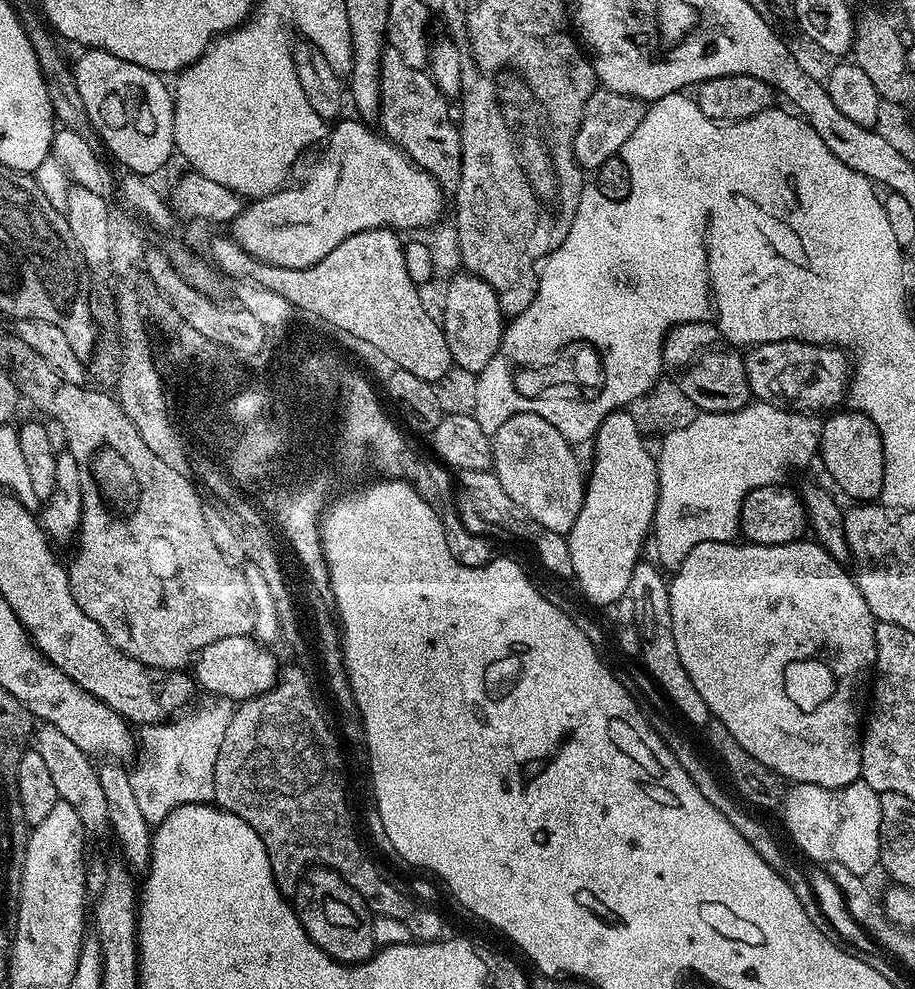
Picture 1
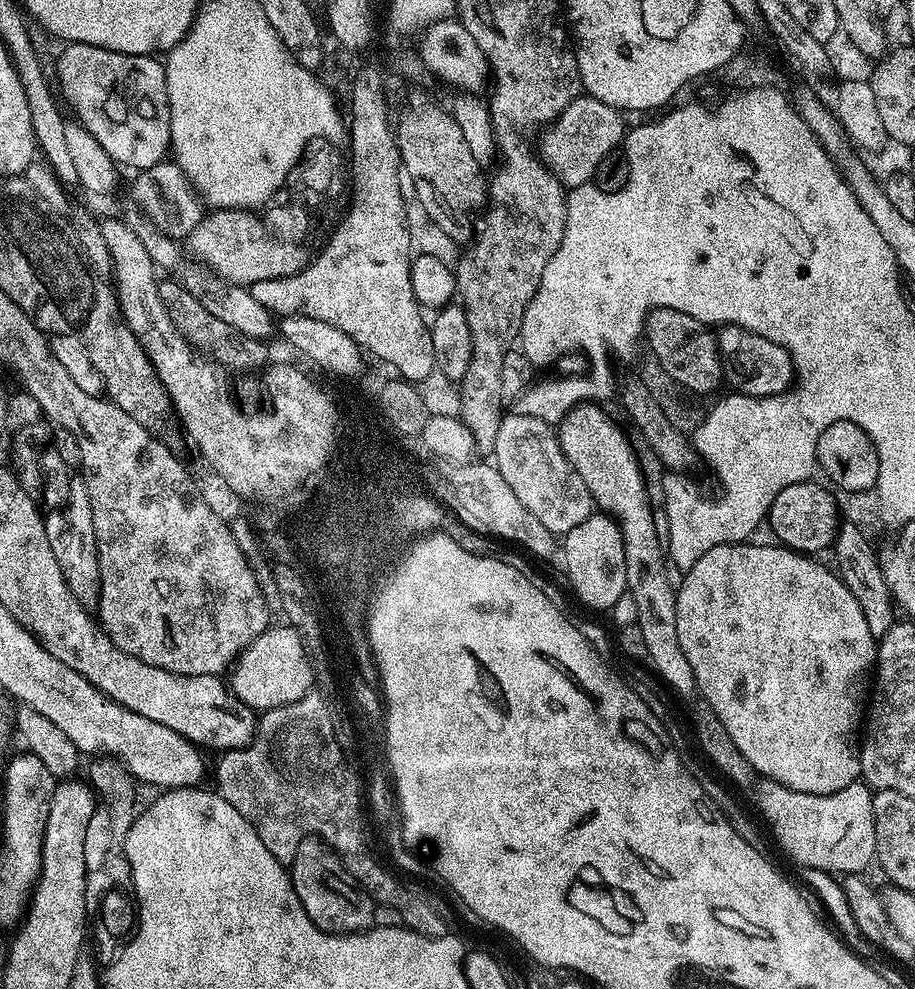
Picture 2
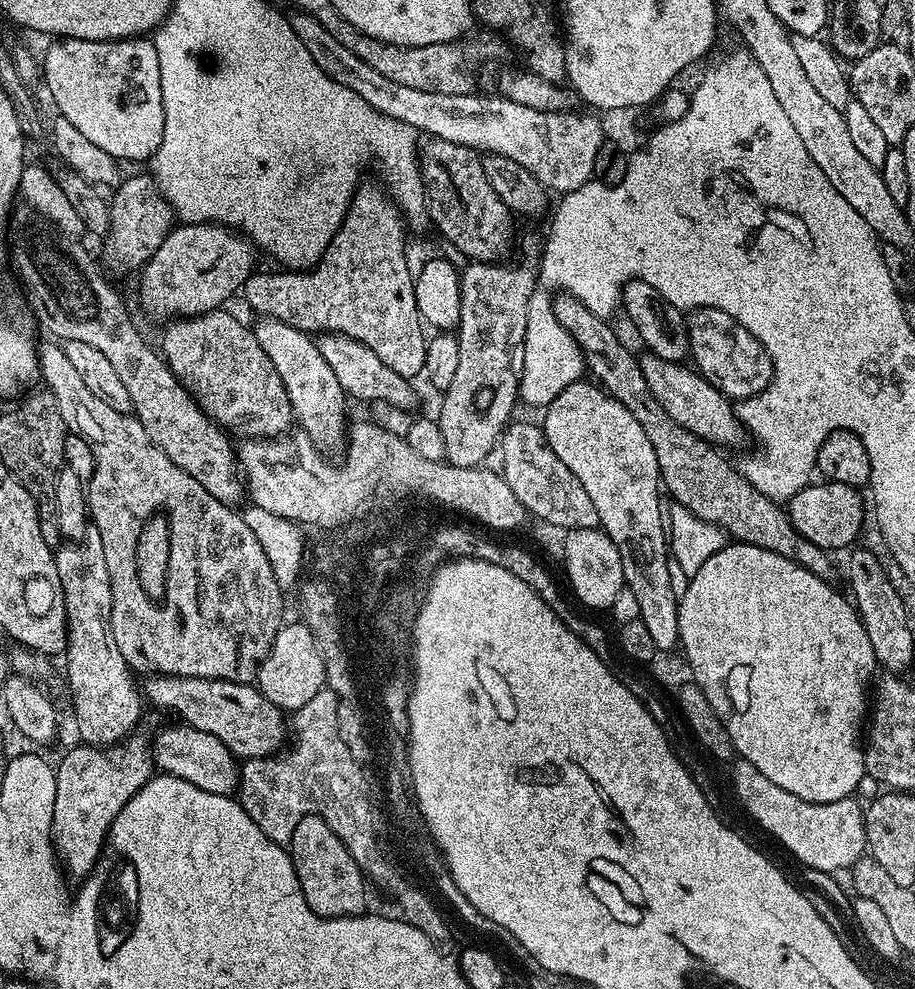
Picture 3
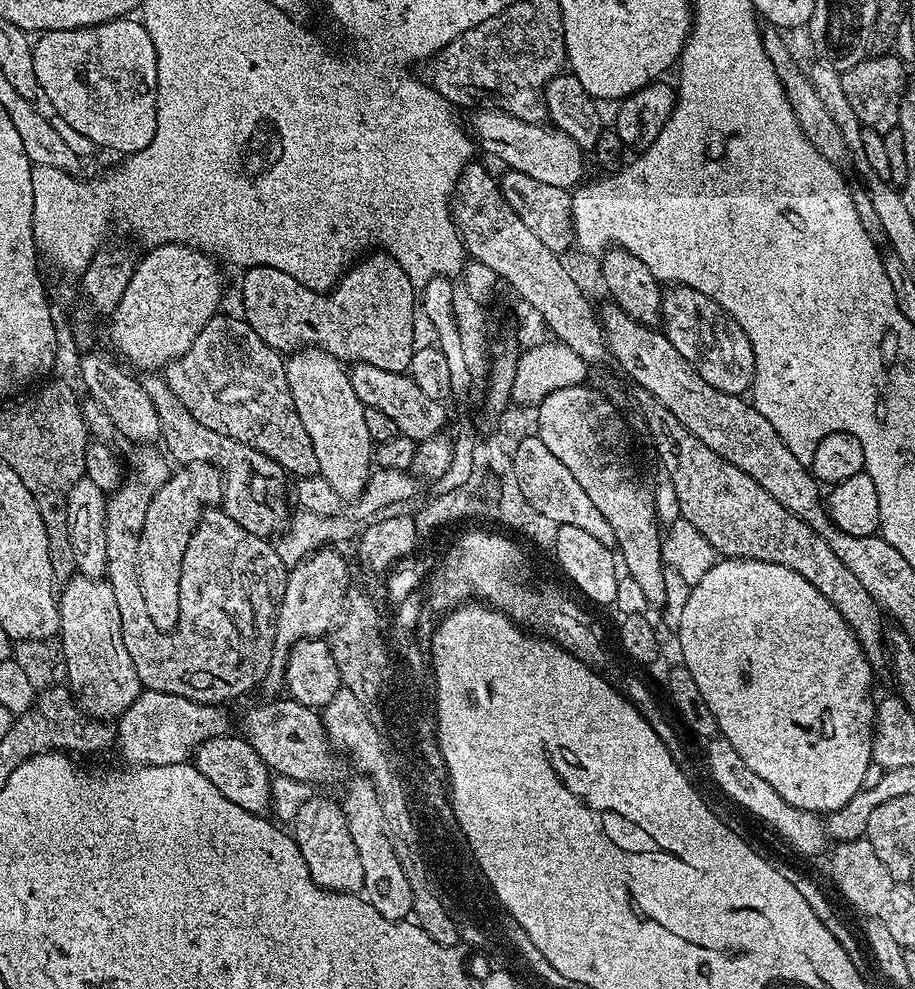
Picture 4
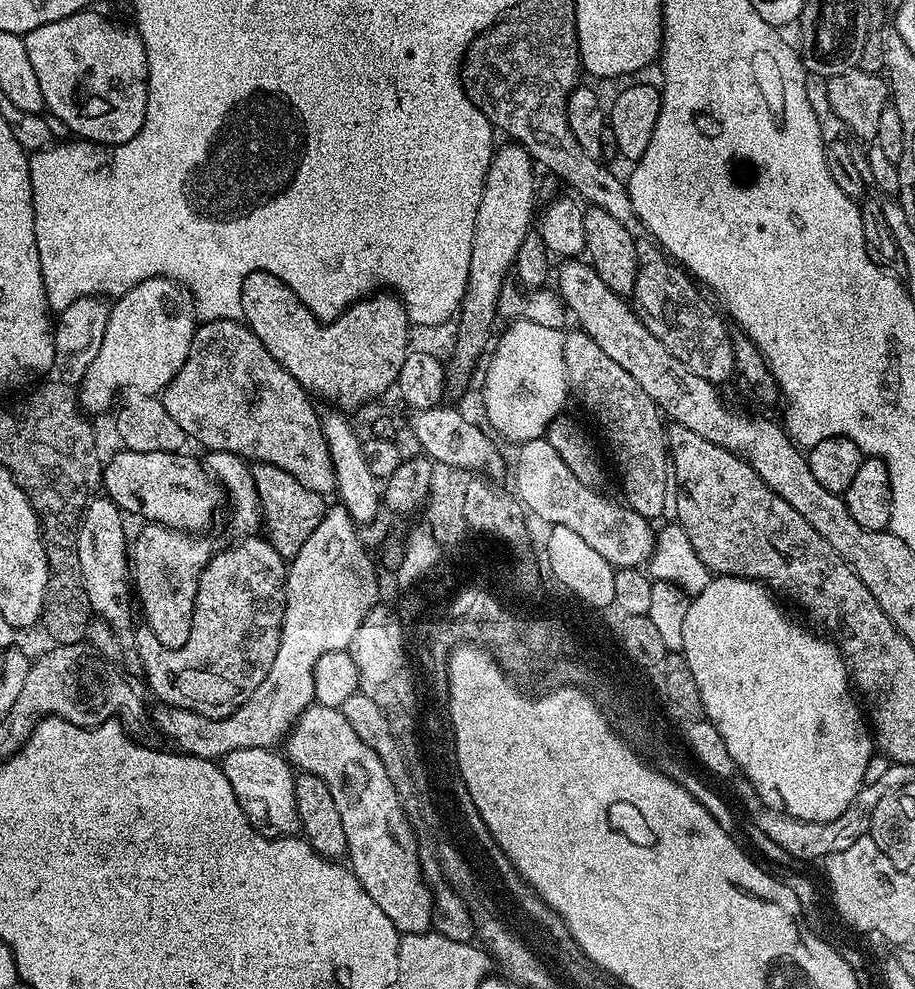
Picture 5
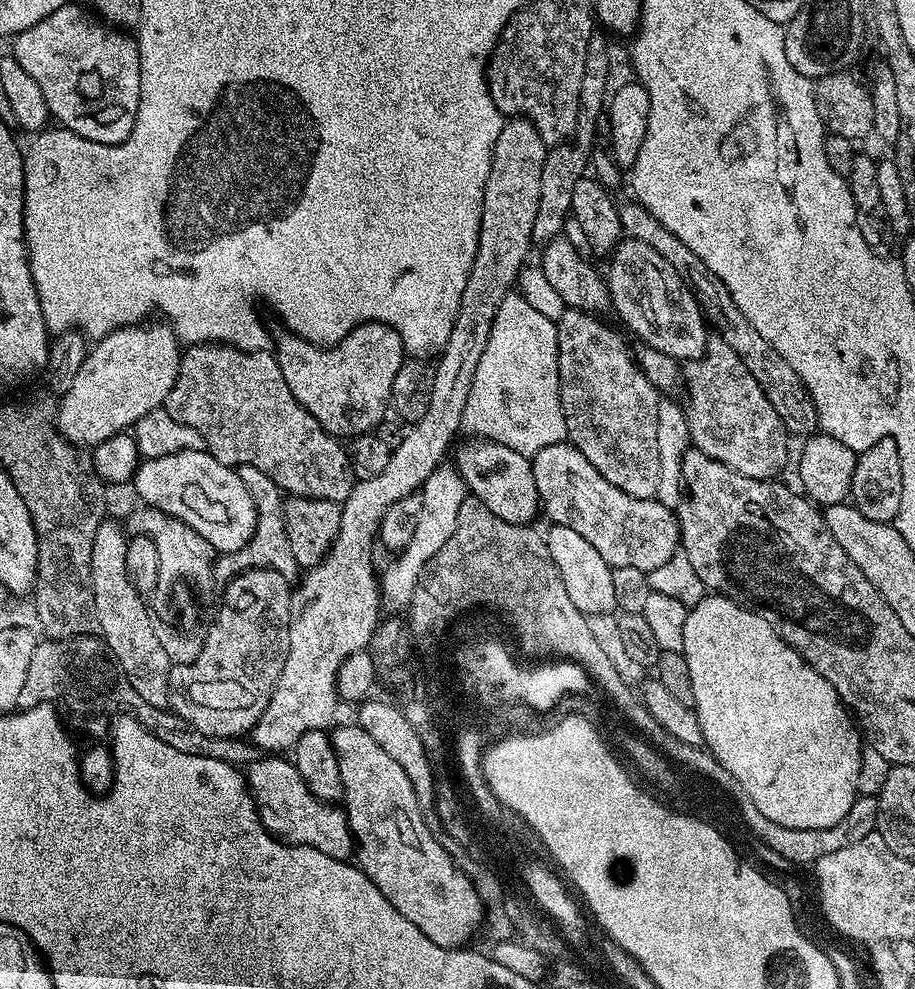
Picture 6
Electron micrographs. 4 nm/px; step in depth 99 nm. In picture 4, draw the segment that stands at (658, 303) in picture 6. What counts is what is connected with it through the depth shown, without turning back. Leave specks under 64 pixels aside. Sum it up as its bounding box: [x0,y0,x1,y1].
[660,284,756,396]

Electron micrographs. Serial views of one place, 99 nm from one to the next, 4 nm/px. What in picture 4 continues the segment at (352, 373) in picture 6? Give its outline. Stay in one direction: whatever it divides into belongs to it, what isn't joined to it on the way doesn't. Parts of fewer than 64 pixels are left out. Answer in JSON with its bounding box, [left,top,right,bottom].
[240,250,418,372]

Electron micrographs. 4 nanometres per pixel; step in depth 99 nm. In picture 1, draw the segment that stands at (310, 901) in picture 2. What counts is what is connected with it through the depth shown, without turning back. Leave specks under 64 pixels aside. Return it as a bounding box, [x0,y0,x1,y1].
[294,868,373,964]

